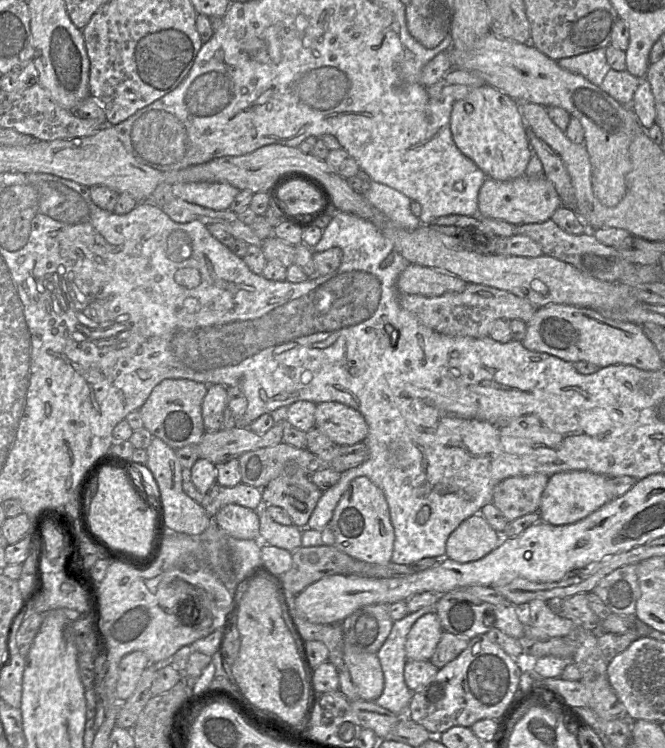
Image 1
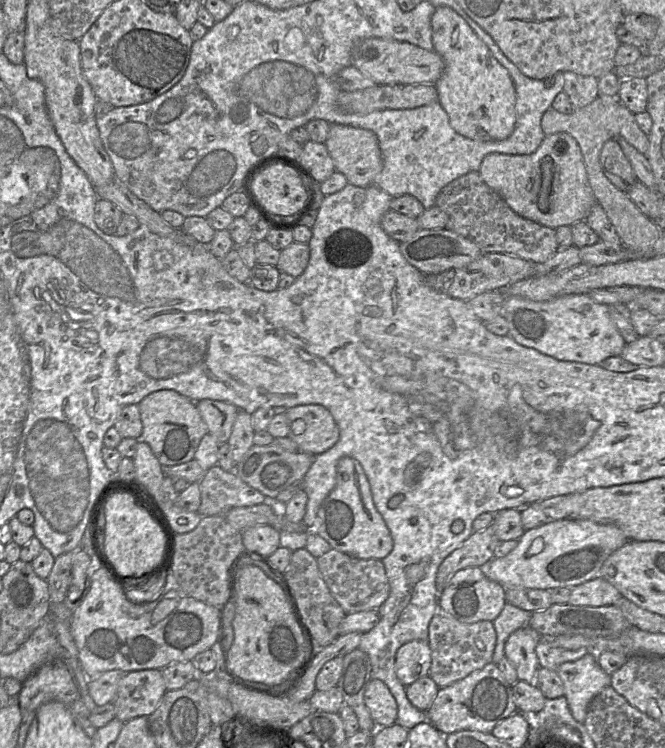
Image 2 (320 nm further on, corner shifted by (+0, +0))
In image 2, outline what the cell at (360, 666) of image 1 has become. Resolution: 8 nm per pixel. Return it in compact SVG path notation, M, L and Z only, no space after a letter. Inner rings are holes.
M371 679L364 692L364 703L376 727L390 726L397 720L397 703L387 685Z

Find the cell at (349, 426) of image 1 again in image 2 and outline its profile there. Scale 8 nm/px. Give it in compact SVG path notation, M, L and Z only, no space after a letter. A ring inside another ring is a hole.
M320 404L299 405L287 409L289 435L298 446L298 452L320 455L328 451L339 440L340 432L330 411Z

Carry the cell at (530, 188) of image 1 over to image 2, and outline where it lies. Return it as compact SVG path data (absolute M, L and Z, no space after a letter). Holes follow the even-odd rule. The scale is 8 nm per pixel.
M568 133L545 135L537 150L528 155L488 154L482 160L479 173L515 213L553 229L585 221L597 203L580 146Z

